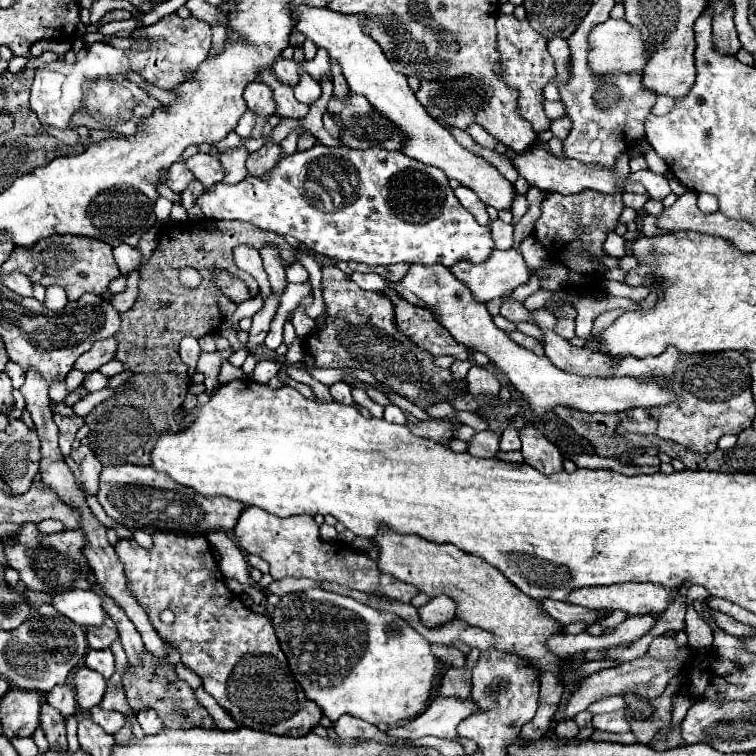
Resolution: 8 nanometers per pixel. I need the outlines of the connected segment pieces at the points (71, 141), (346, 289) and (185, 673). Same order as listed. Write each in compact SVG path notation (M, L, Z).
M43 126L44 131L56 137L61 142L68 145L75 145L79 142L80 136L77 134L76 129L60 130L50 126Z
M336 265L322 269L322 297L326 303L324 325L316 325L316 331L306 339L306 351L316 359L316 367L358 367L376 375L380 383L410 399L420 409L432 403L446 401L450 395L468 393L452 391L450 369L440 369L432 363L432 355L416 347L410 339L396 329L392 317L394 305L380 293L364 291L350 281Z
M180 663L180 665L176 667L176 671L180 673L180 677L182 677L182 679L184 679L184 681L186 681L186 683L192 687L192 689L198 689L198 687L202 687L202 681L200 681L200 677L198 677L194 671L190 671L186 665L182 665L182 663Z

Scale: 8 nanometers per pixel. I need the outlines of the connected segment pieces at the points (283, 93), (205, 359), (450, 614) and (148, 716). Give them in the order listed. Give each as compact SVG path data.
M262 71L262 73L258 75L258 81L264 81L266 85L272 87L274 99L276 99L276 105L278 105L276 115L280 115L280 117L302 119L302 117L308 113L310 107L304 105L304 103L300 103L300 101L296 101L292 87L286 87L284 83L276 81L276 77L274 77L270 71Z
M228 349L228 351L214 351L214 353L202 353L202 355L200 355L200 361L198 361L196 371L204 373L204 377L206 377L204 387L206 387L206 393L208 393L208 395L218 389L218 385L220 385L220 383L218 383L220 363L222 363L224 359L228 359L230 351L232 351L232 349Z
M434 597L434 599L430 599L430 603L426 603L418 609L420 621L426 627L446 625L448 621L454 619L454 613L456 613L456 603L452 603L450 597Z
M154 709L138 711L136 717L138 717L138 723L140 723L140 727L142 727L142 731L144 731L146 735L154 735L154 733L158 733L158 731L164 729L162 719L158 717L158 713L156 713Z

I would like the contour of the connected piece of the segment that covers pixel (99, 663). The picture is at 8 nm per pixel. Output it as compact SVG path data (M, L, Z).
M90 649L88 655L86 655L86 667L102 673L104 679L110 679L114 675L114 669L116 669L112 651L110 649L102 649L102 651L92 651Z

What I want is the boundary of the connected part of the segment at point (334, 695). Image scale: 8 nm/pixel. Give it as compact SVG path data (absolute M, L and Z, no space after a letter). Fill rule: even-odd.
M308 589L284 595L272 613L272 625L294 679L304 689L304 695L308 695L332 723L346 713L372 725L394 727L418 717L426 709L438 659L432 655L430 643L394 613L380 613L352 597L324 589Z

